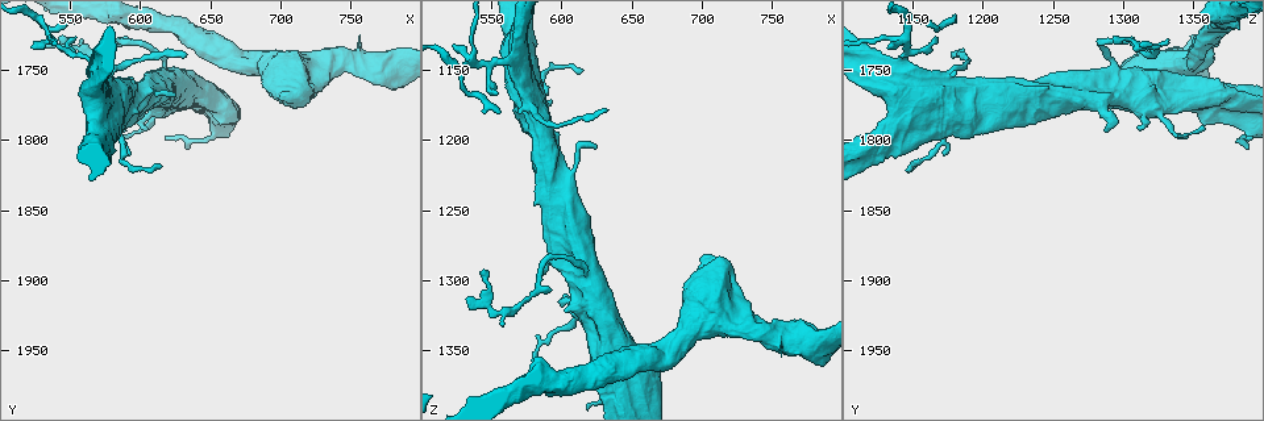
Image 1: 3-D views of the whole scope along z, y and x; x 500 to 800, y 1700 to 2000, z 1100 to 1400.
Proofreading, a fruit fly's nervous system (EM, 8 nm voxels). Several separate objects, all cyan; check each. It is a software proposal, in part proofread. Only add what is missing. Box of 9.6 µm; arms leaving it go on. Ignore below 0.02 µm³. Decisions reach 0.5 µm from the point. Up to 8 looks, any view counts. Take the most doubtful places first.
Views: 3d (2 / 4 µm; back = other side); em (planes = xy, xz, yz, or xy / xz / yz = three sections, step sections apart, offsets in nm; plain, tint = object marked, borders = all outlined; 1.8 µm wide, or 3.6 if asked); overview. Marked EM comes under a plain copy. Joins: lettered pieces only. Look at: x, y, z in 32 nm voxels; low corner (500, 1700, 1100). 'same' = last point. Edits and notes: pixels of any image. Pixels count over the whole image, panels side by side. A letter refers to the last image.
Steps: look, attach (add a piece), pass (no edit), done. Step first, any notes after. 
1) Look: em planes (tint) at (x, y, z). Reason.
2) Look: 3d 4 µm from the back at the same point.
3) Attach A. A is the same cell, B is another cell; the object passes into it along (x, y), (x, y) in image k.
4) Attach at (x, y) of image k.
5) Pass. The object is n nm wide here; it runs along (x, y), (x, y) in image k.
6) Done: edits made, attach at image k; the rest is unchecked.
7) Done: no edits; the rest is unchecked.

Look: em planes (tint) at (532, 1732, 1314). Free end.

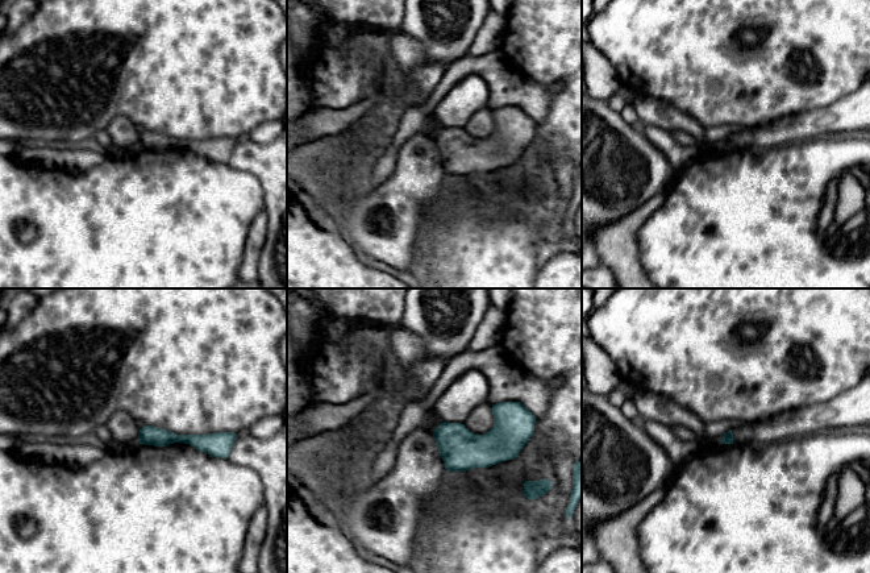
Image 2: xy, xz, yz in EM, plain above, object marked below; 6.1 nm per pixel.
Look: em planes (borders) at the same point. See the neighbours.

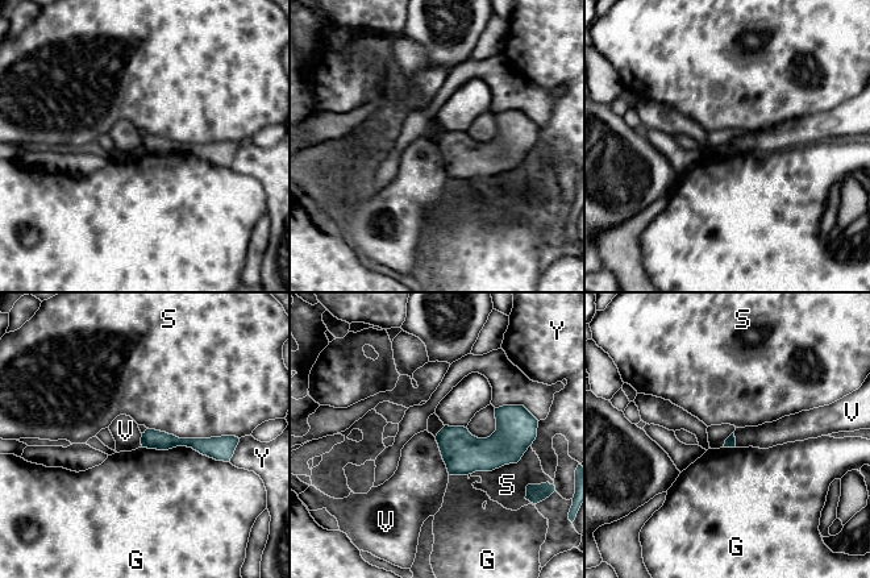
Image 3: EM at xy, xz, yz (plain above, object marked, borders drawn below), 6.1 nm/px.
Pass. G, S, V and Y are other cells; it runs along (144, 440), (221, 446) in image 3; none of them fits.

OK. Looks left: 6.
Look: 3d 2 µm at (590, 1792, 1288). An open end.

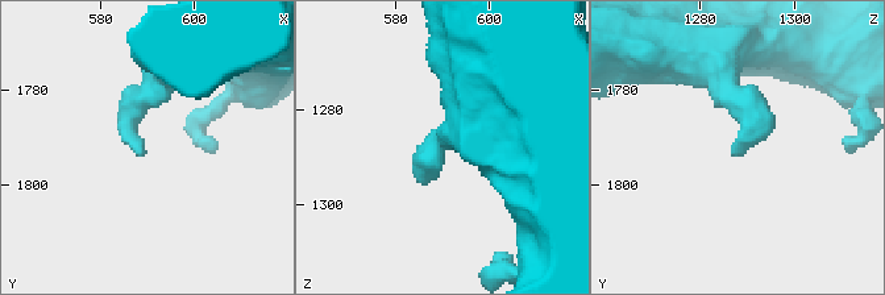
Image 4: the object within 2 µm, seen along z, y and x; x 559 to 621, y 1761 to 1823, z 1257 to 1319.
Look: em xz step 4 (borders) at (590, 1794, 1288). Shape alone is not enough.

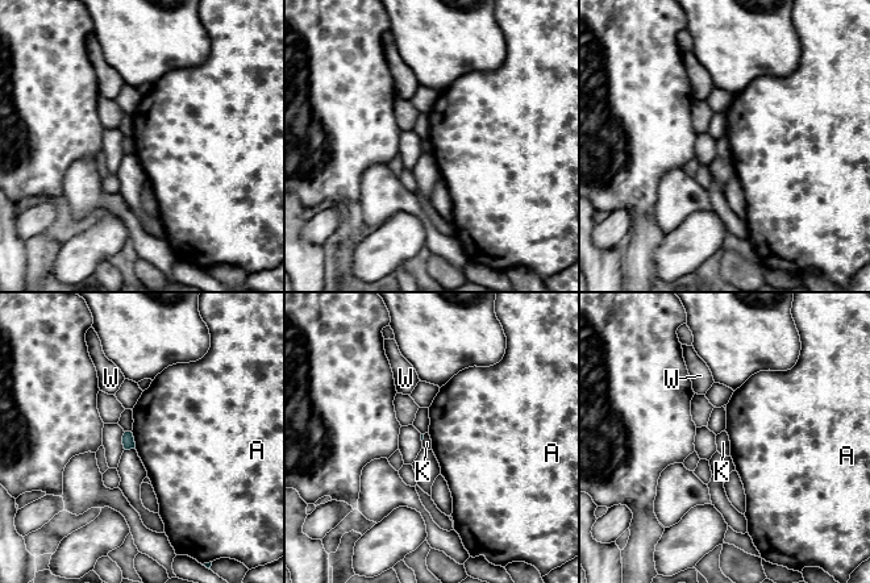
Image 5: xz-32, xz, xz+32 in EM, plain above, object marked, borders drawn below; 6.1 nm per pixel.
Look: em planes (borders) at the same point. Another direction.

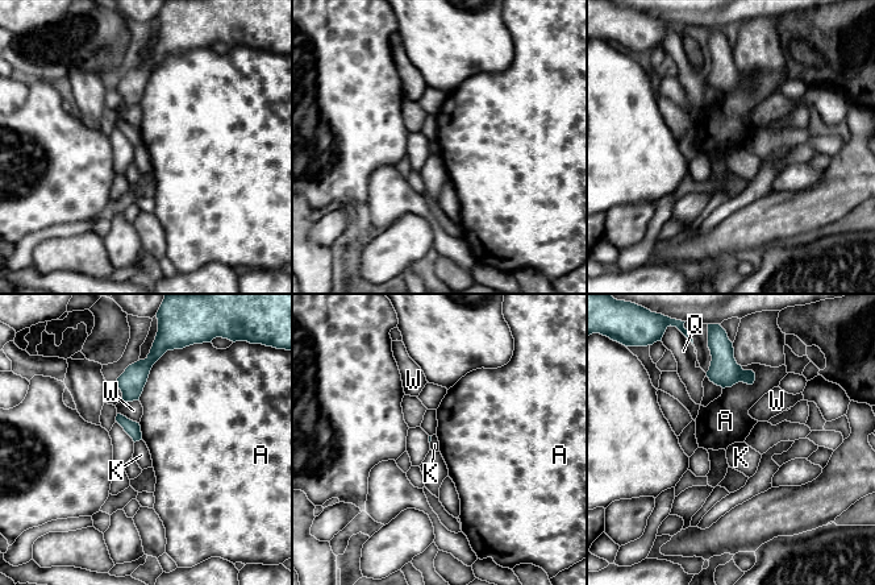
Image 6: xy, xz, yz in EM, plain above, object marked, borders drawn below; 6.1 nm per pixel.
Pass. A, K, Q and W are other cells; a border runs along (141, 439), (134, 443) in image 6; no lettered piece goes on from it.

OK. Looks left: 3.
Look: em xz step 16 (borders) at (578, 1788, 1356). Thin end.

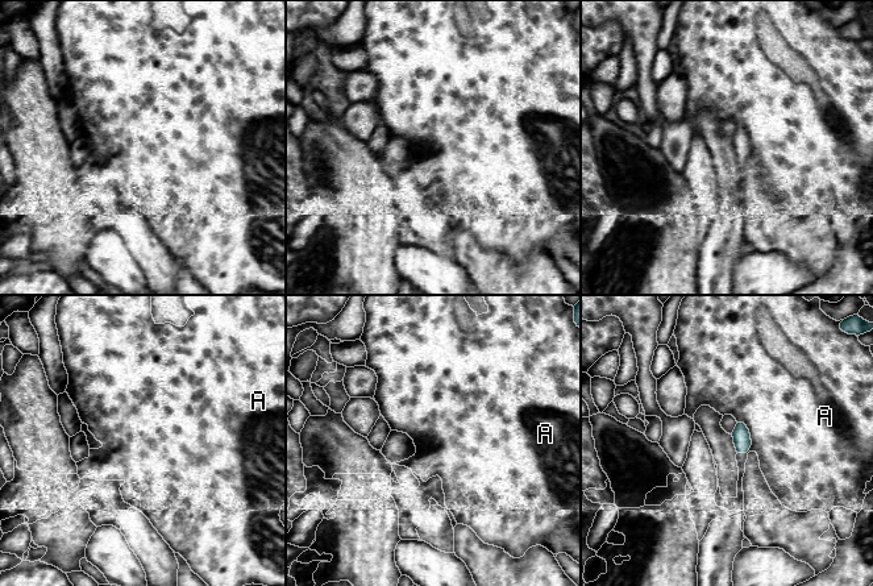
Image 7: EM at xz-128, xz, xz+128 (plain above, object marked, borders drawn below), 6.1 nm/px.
Look: em xy step 16 (borders) at the same point.

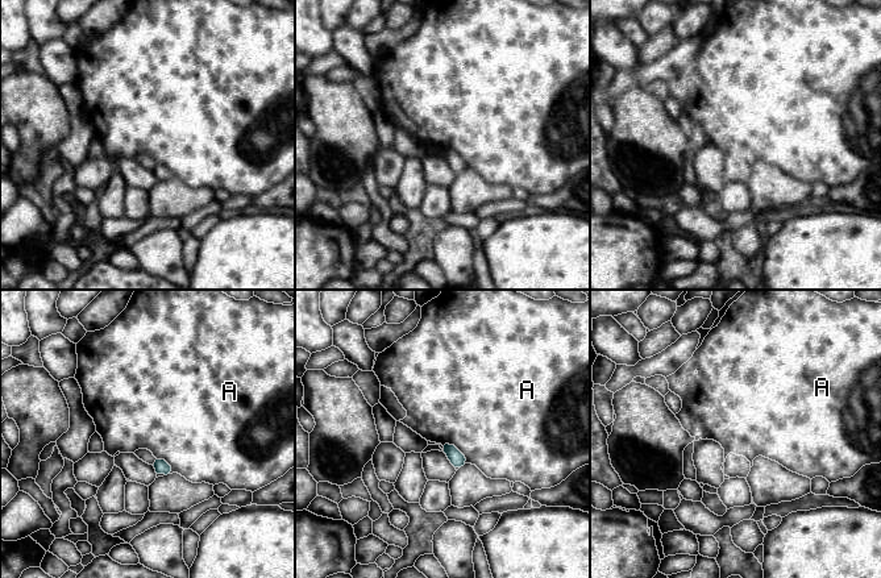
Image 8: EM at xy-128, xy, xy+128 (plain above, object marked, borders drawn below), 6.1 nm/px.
Pass. The object is 90 nm wide here; the longest contact is with A, 180 nm; A is another cell; no lettered piece goes on from it.

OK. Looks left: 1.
Done: no edits; the rest is unchecked.

